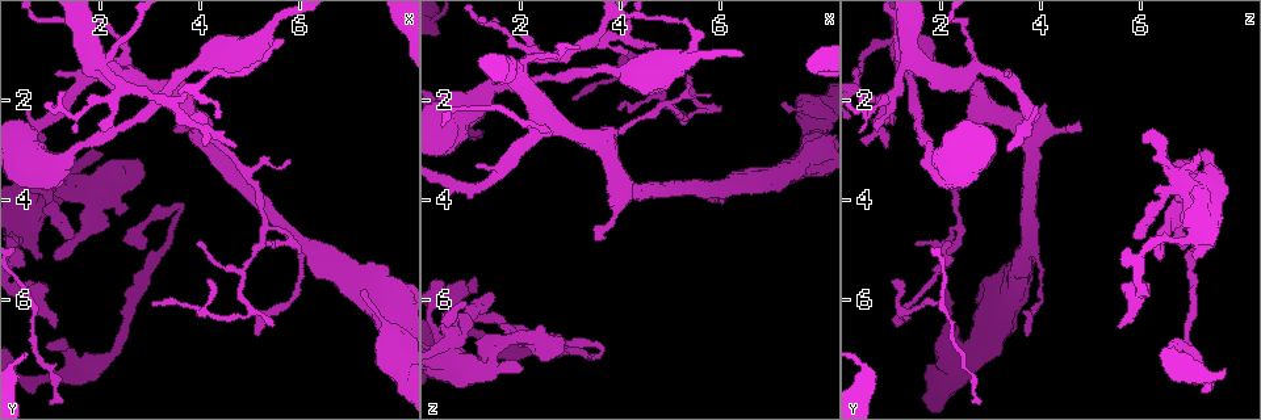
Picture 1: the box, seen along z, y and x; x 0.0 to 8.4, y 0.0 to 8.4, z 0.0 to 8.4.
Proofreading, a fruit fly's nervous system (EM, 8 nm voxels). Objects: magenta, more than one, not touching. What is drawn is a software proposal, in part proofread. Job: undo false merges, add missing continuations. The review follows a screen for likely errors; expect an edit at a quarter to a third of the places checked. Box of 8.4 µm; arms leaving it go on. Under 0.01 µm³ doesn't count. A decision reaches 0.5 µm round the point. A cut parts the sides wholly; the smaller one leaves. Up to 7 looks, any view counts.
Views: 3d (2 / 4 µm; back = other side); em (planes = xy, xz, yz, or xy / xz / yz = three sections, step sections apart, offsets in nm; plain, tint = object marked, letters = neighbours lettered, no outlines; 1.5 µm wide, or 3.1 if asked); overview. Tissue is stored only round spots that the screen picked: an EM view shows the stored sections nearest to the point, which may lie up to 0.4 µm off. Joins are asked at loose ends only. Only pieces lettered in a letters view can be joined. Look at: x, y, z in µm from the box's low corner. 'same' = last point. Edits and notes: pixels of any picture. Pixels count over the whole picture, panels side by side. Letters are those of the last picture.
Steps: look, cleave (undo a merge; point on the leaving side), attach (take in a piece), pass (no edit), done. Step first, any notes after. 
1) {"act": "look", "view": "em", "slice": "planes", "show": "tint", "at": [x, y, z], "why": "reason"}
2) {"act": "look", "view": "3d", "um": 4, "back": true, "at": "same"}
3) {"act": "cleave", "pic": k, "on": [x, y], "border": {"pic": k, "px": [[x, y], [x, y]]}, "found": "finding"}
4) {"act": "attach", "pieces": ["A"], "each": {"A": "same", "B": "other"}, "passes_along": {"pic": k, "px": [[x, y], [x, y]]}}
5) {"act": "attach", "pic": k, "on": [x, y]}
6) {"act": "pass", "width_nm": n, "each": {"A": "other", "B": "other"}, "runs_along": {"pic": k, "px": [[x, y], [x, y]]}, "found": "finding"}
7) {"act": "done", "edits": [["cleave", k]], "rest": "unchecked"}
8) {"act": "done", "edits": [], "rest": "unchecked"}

{"act": "look", "view": "3d", "um": 2, "at": [0.90, 2.70, 6.05], "why": "an open end"}

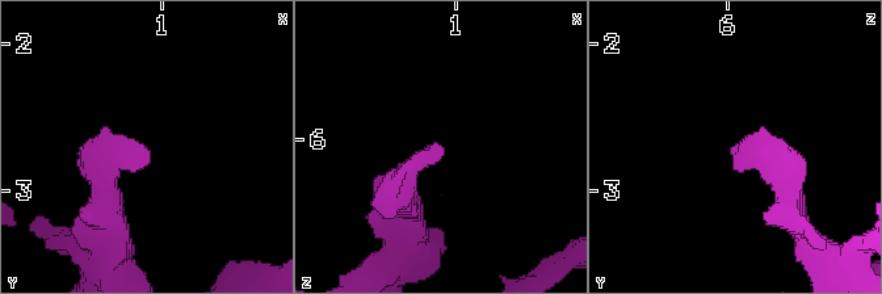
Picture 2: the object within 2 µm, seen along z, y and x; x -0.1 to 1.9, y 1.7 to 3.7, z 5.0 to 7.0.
{"act": "look", "view": "em", "slice": "planes", "show": "letters", "at": [0.94, 2.76, 6.08]}

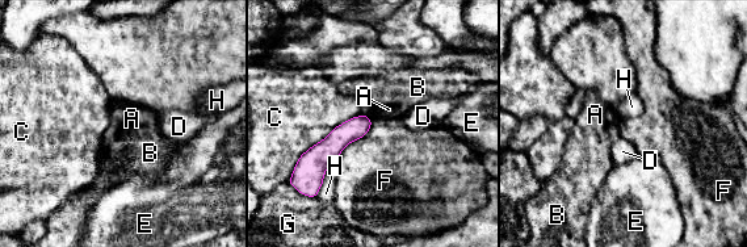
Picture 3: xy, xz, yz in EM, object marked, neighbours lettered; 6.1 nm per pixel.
{"act": "pass", "each": {"A": "other", "B": "other", "C": "other", "D": "other", "E": "other", "F": "other", "G": "other", "H": "other"}, "border": {"pic": 3, "px": [[373, 121], [341, 150], [335, 166]]}, "found": "no lettered piece goes on from it"}

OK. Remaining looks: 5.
{"act": "look", "view": "em", "slice": "xy", "step": 8, "show": "letters", "at": [1.10, 6.55, 5.55], "why": "an open end"}

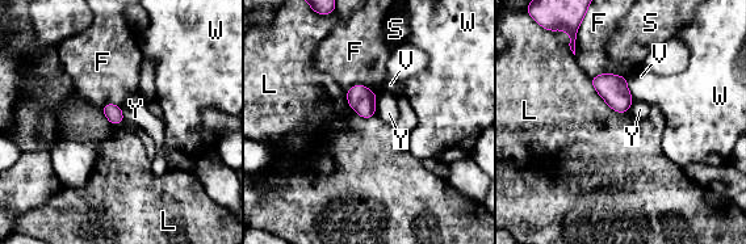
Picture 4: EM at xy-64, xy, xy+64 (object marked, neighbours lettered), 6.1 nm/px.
{"act": "pass", "each": {"F": "other", "L": "other", "S": "other", "V": "other", "W": "other", "Y": "other"}, "border": {"pic": 4, "px": [[589, 79], [611, 108], [628, 110]]}, "found": "none of them fits"}

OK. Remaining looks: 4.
{"act": "look", "view": "em", "slice": "planes", "show": "tint", "at": [5.35, 4.85, 1.50], "why": "free end"}

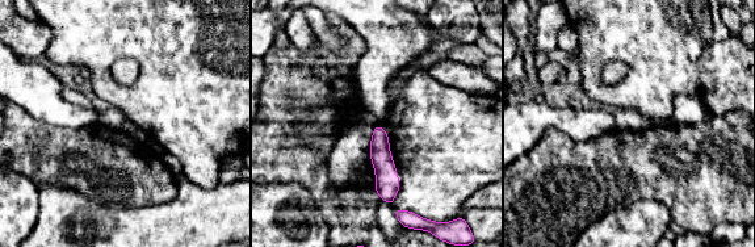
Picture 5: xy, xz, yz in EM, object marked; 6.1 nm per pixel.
{"act": "look", "view": "em", "slice": "planes", "show": "letters", "at": "same"}

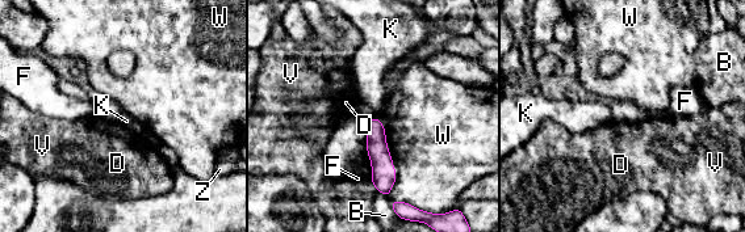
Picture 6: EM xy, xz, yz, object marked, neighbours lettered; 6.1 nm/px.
{"act": "pass", "longest_contact_nm": ["W", 500], "each": {"B": "other", "D": "other", "F": "other", "K": "other", "V": "other", "W": "other", "Z": "other"}, "border": {"pic": 6, "px": [[373, 116], [396, 174], [390, 195]]}, "found": "no lettered piece goes on from it"}

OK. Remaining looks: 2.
{"act": "done", "edits": [], "rest": "unchecked"}

